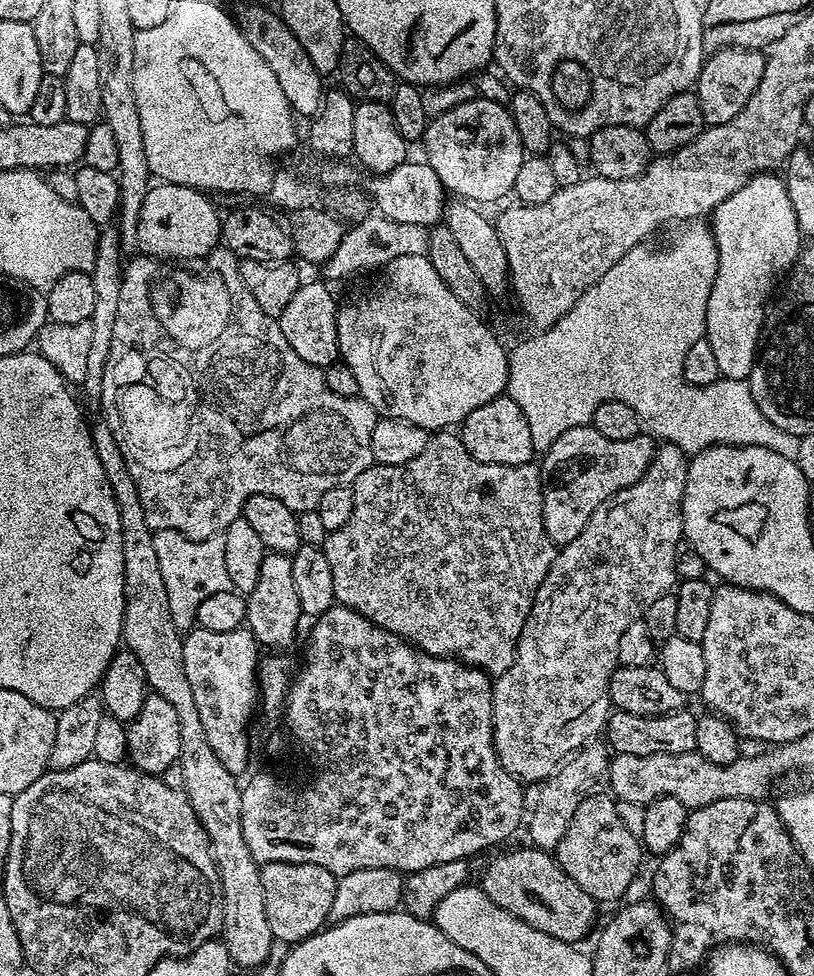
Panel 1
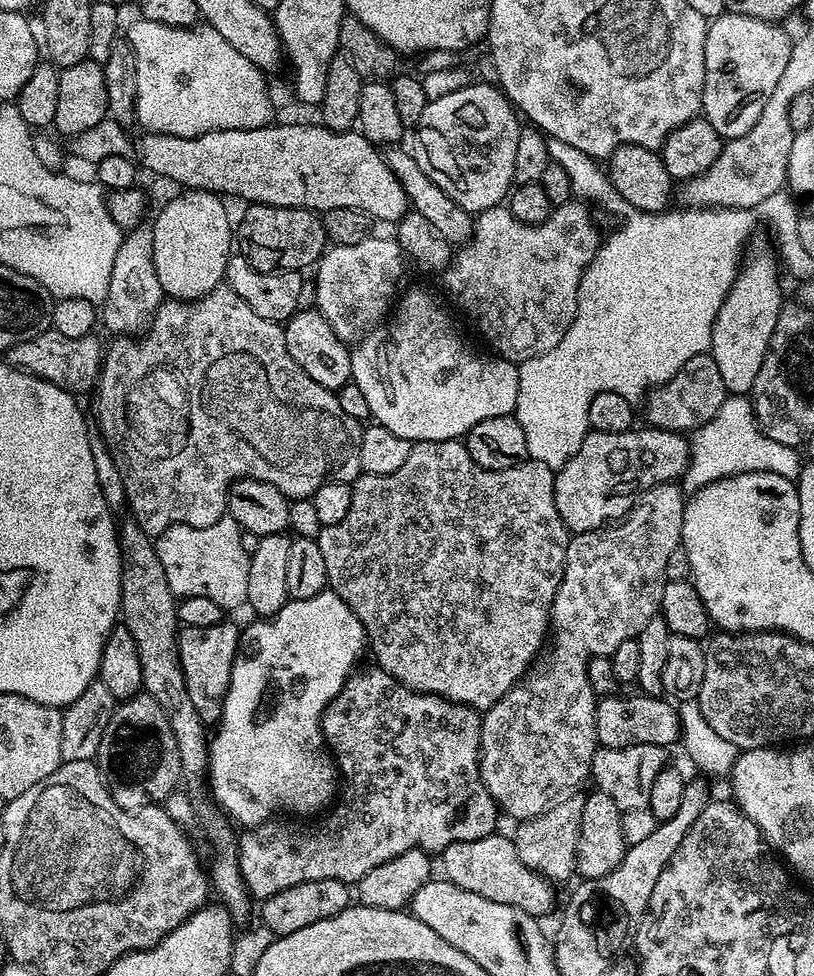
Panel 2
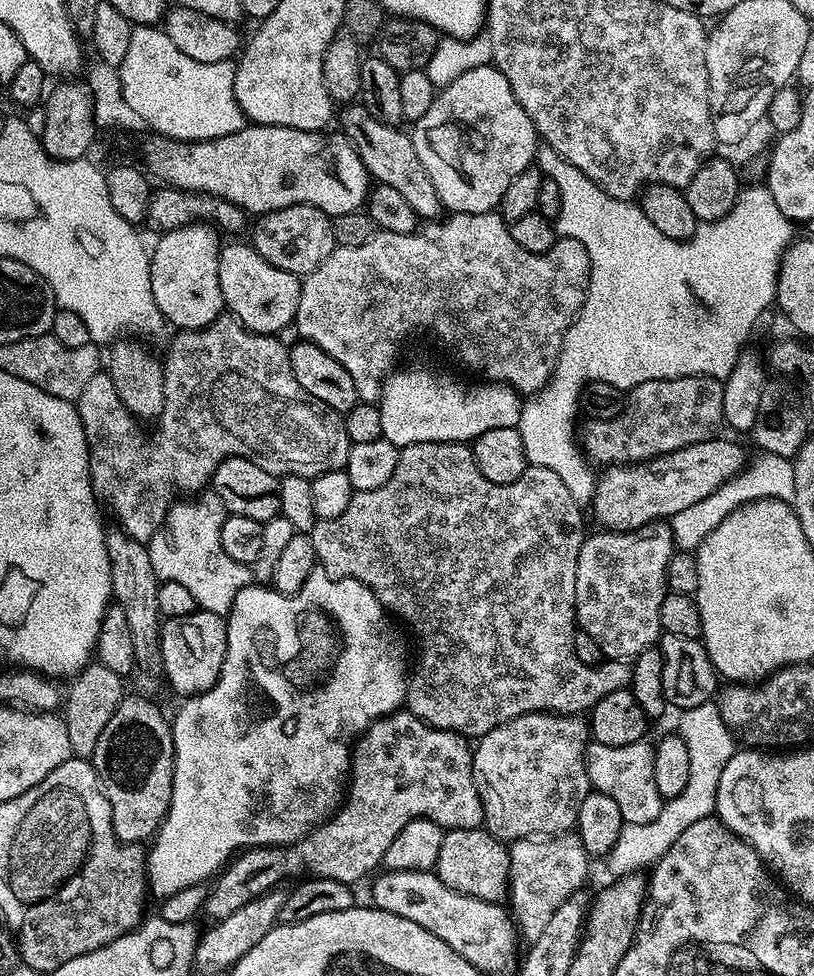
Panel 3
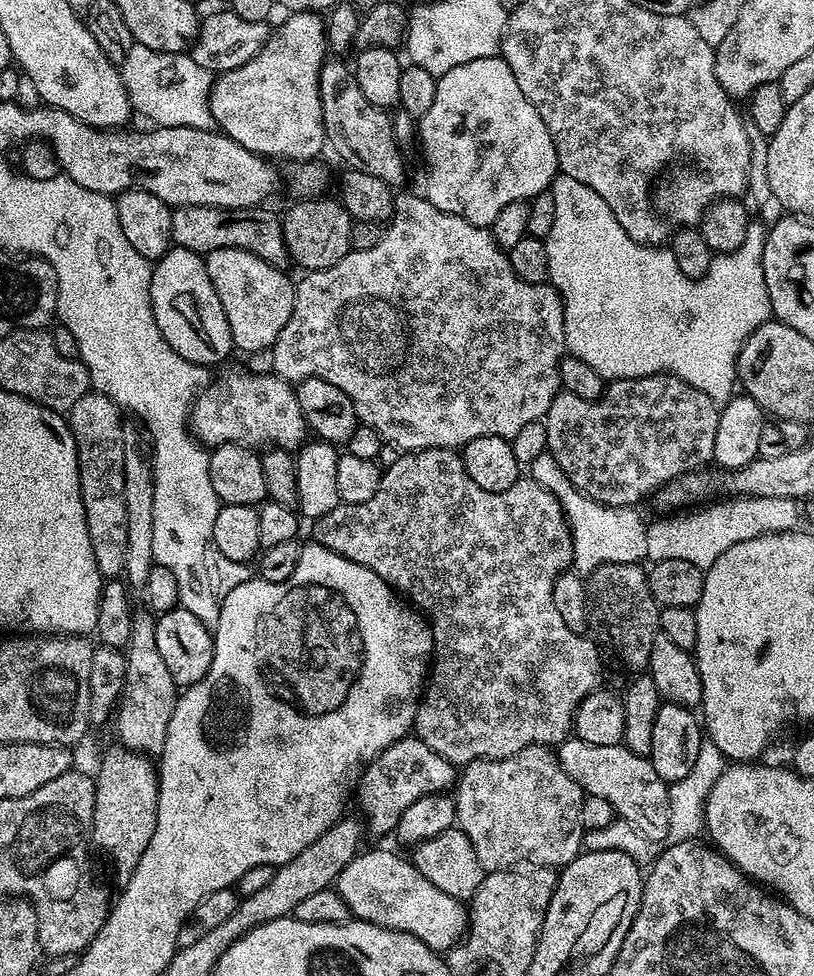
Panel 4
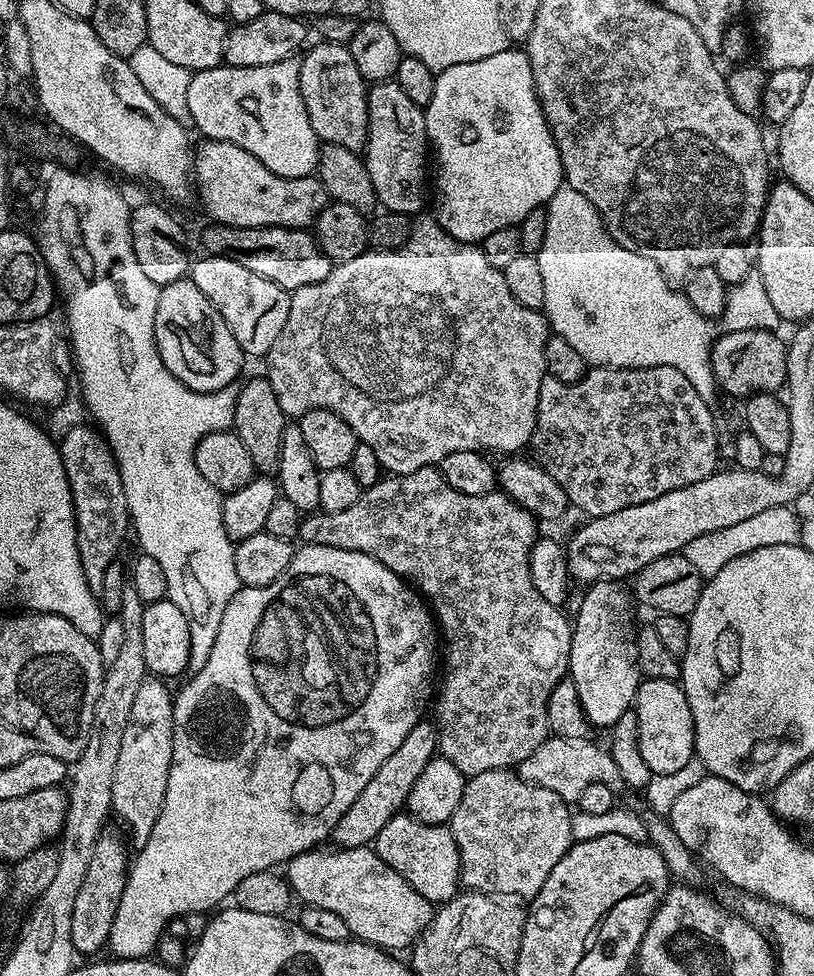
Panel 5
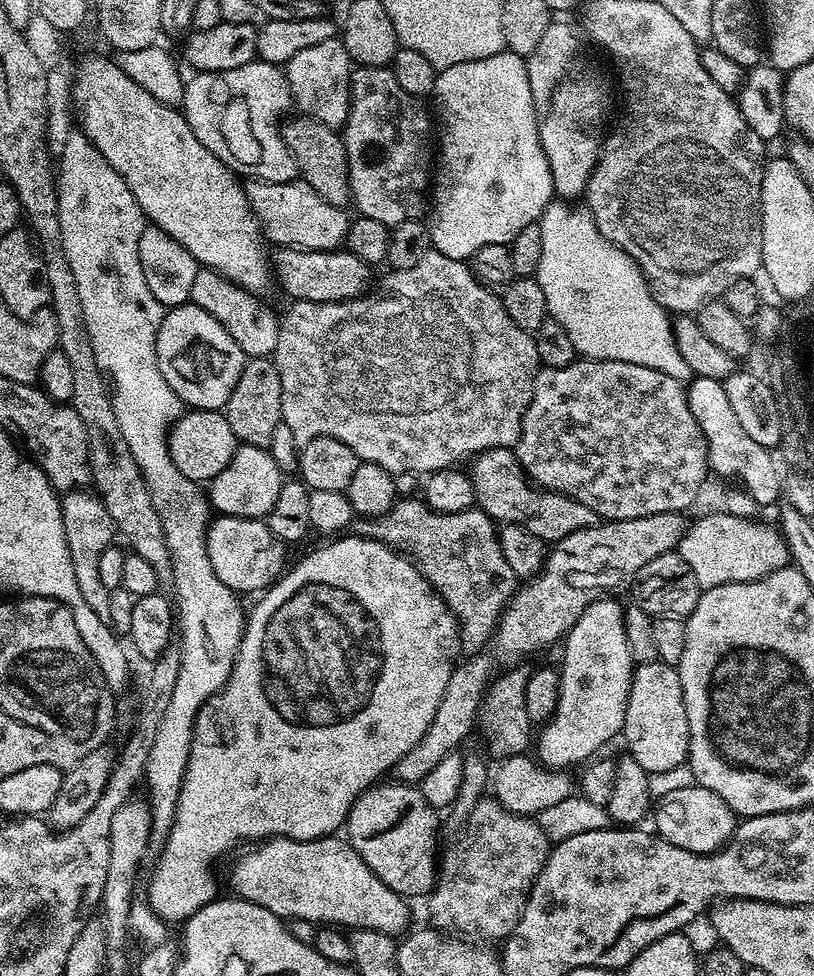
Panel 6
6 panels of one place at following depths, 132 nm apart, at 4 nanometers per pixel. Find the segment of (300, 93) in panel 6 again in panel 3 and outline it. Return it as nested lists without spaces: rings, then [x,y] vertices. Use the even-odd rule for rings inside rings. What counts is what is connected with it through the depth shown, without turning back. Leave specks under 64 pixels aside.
[[[353,102],[341,107],[338,112],[338,124],[343,135],[354,146],[358,158],[366,166],[369,177],[377,184],[394,186],[406,197],[407,204],[416,212],[417,217],[431,222],[441,215],[442,205],[438,198],[438,190],[434,190],[434,182],[430,182],[430,174],[426,174],[426,166],[418,158],[418,150],[414,150],[414,142],[407,131],[399,132],[399,127],[383,124],[364,108],[363,103]]]

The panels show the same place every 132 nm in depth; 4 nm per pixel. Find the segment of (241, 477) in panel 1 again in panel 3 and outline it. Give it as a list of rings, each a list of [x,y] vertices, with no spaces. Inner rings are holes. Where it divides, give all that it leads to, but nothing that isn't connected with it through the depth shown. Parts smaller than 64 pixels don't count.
[[[231,314],[220,315],[210,326],[200,328],[197,332],[180,330],[175,335],[172,345],[168,348],[168,353],[162,356],[164,409],[155,421],[156,433],[153,434],[152,440],[144,440],[143,434],[140,433],[141,425],[136,417],[130,415],[126,406],[118,398],[118,390],[114,390],[114,382],[108,376],[107,371],[101,370],[98,374],[94,374],[94,378],[90,378],[86,390],[82,390],[82,394],[74,401],[78,414],[82,418],[82,426],[86,430],[86,442],[90,454],[90,474],[94,477],[95,487],[100,490],[108,488],[109,494],[112,495],[112,512],[116,515],[115,523],[124,529],[127,536],[145,542],[151,540],[155,532],[162,526],[168,509],[177,499],[176,491],[179,488],[189,488],[192,491],[189,493],[199,493],[211,481],[214,470],[218,470],[218,466],[231,456],[250,458],[250,462],[254,462],[254,466],[262,466],[277,478],[281,476],[307,476],[311,478],[327,472],[347,469],[348,451],[352,449],[353,444],[346,434],[344,417],[341,413],[330,410],[330,406],[326,406],[326,402],[318,402],[318,398],[314,398],[314,394],[306,394],[306,390],[302,390],[302,386],[298,386],[298,378],[294,378],[294,370],[290,370],[289,345],[287,343],[283,344],[280,338],[275,335],[263,336],[257,332],[251,332],[249,328],[243,328],[235,316]],[[112,448],[117,448],[120,453],[117,456],[112,456]]]

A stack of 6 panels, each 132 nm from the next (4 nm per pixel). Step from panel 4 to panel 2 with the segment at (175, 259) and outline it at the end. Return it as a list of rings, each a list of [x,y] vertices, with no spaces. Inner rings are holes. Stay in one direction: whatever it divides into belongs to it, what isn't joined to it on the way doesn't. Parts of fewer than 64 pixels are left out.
[[[189,188],[187,190],[177,191],[177,193],[177,196],[157,214],[156,221],[151,221],[150,224],[152,237],[154,238],[154,270],[158,270],[158,282],[162,286],[165,297],[173,300],[197,300],[205,296],[210,290],[221,287],[222,281],[224,280],[224,271],[228,265],[228,258],[234,252],[234,224],[233,221],[228,221],[228,208],[224,205],[227,203],[217,193],[207,192],[201,188]]]

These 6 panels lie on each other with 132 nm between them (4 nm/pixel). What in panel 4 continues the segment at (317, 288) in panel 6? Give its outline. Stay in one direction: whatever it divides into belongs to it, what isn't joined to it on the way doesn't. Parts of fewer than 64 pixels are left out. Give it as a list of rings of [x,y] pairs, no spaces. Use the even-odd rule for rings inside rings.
[[[182,206],[172,208],[172,242],[175,247],[206,254],[210,250],[233,248],[253,252],[276,268],[289,263],[284,237],[284,221],[271,212],[271,207],[215,208],[214,206]]]

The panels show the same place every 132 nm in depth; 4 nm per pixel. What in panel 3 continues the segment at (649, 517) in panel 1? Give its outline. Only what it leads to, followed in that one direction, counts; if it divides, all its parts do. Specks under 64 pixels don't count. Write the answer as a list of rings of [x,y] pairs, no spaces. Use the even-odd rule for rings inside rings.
[[[657,522],[635,528],[632,532],[600,530],[597,536],[585,535],[584,545],[578,554],[578,566],[570,591],[576,595],[576,620],[579,631],[590,634],[598,642],[605,657],[628,660],[653,647],[662,635],[660,615],[662,598],[668,595],[666,566],[674,551],[672,530],[667,523]],[[527,712],[500,724],[479,737],[472,748],[472,785],[484,807],[483,827],[501,842],[529,838],[555,838],[575,829],[578,806],[590,791],[584,754],[590,743],[590,728],[579,715],[562,716],[550,712]]]

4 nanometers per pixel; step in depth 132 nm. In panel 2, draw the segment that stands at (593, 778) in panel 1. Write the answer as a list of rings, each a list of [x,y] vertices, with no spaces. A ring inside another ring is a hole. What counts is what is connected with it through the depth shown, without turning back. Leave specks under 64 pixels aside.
[[[568,794],[557,800],[551,808],[547,808],[542,814],[538,814],[533,820],[517,823],[514,839],[516,853],[522,863],[530,866],[530,870],[534,870],[538,875],[545,876],[547,880],[553,882],[568,880],[574,876],[583,805],[583,795]]]

